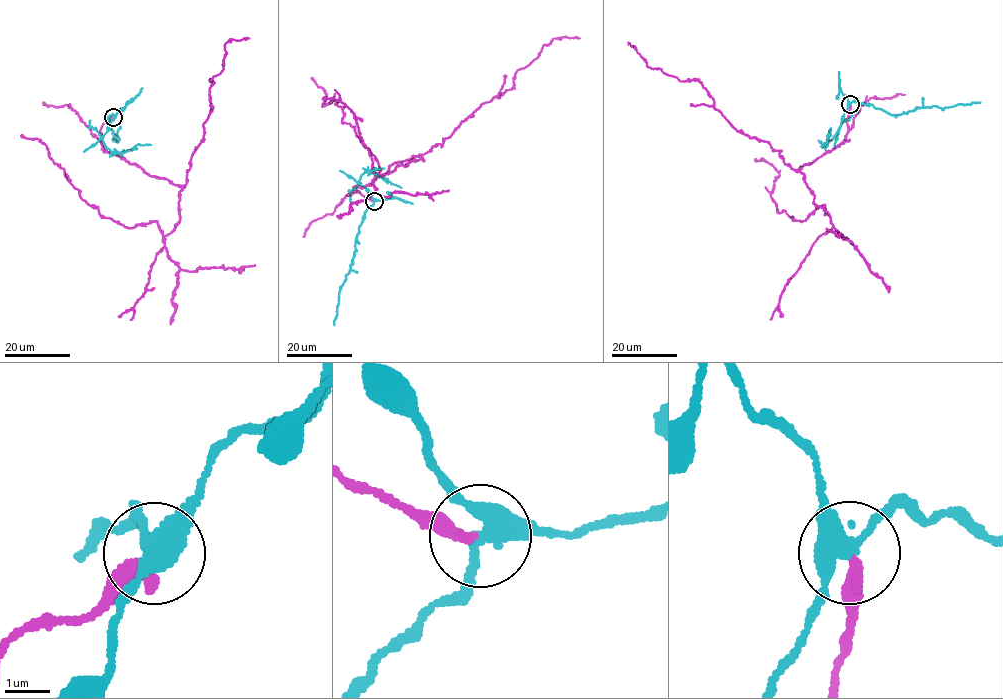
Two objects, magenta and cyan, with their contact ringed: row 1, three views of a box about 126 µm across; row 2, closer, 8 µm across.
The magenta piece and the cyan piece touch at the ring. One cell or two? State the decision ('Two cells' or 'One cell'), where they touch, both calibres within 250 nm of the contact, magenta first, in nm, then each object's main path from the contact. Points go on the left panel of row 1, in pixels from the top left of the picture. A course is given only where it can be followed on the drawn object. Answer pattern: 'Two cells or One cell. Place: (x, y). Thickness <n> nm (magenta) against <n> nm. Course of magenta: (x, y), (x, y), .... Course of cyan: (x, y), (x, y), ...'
Two cells. Place: (113, 117). Thickness 320 nm (magenta) against 360 nm. Course of magenta: (113, 117), (101, 129), (104, 149), (183, 187), (172, 232), (101, 215), (45, 145), (20, 136). Course of cyan: (113, 117), (112, 114), (108, 118), (117, 138), (116, 134), (113, 139), (118, 141)

